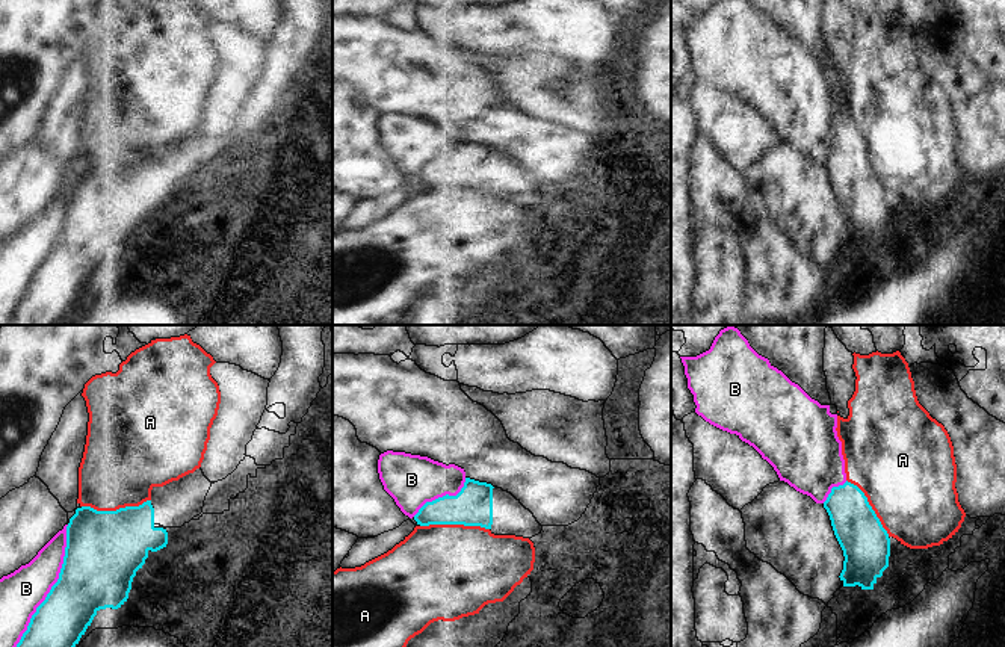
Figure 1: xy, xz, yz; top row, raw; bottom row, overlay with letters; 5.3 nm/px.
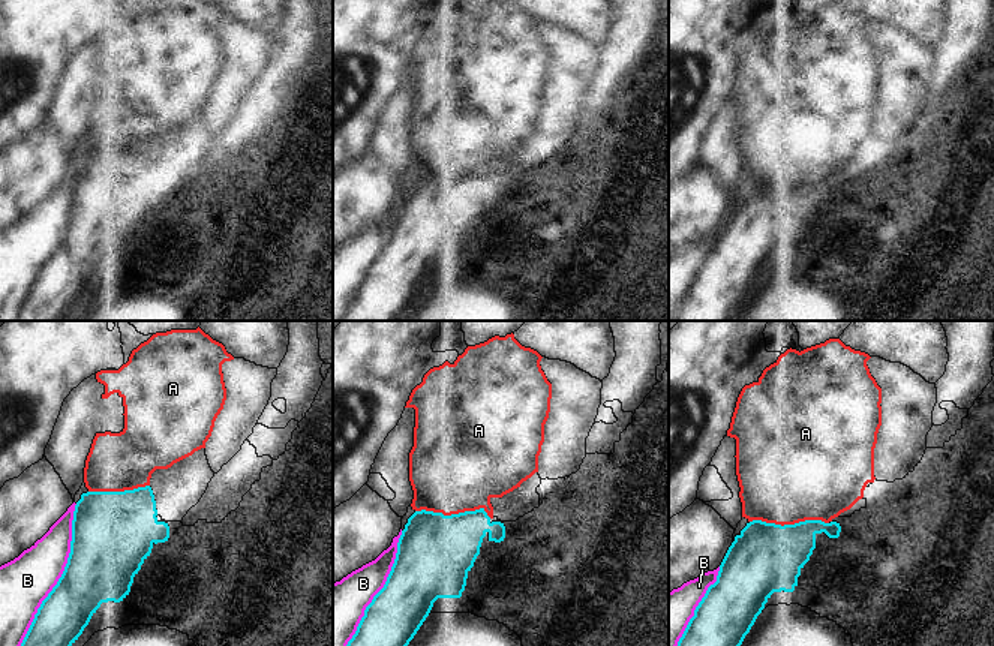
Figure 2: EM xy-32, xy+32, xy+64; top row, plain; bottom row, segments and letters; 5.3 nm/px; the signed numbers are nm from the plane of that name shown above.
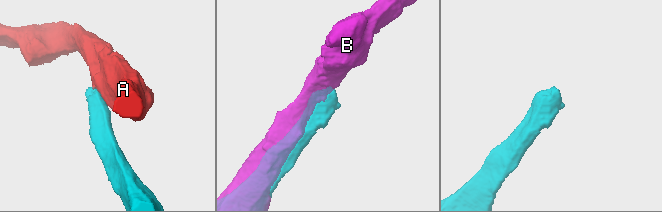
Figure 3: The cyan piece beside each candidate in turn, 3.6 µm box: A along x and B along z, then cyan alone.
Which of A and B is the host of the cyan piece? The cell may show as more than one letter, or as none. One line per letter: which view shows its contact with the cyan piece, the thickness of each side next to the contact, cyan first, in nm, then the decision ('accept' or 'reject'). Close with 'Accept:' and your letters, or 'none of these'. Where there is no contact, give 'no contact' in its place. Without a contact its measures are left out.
A: contact in xy; calibres 420 and 420 nm; reject
B: contact in xy; calibres 340 and 220 nm; reject
Accept: none of these

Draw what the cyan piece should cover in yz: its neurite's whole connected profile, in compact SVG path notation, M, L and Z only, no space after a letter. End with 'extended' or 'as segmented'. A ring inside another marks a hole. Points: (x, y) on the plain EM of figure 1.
M854 145L833 148L824 163L834 197L843 212L843 248L874 251L889 228L890 200L864 154Z; as segmented

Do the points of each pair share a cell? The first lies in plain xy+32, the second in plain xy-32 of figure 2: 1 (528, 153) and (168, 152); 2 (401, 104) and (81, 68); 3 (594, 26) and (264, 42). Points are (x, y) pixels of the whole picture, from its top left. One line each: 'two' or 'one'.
1: one
2: one
3: two

